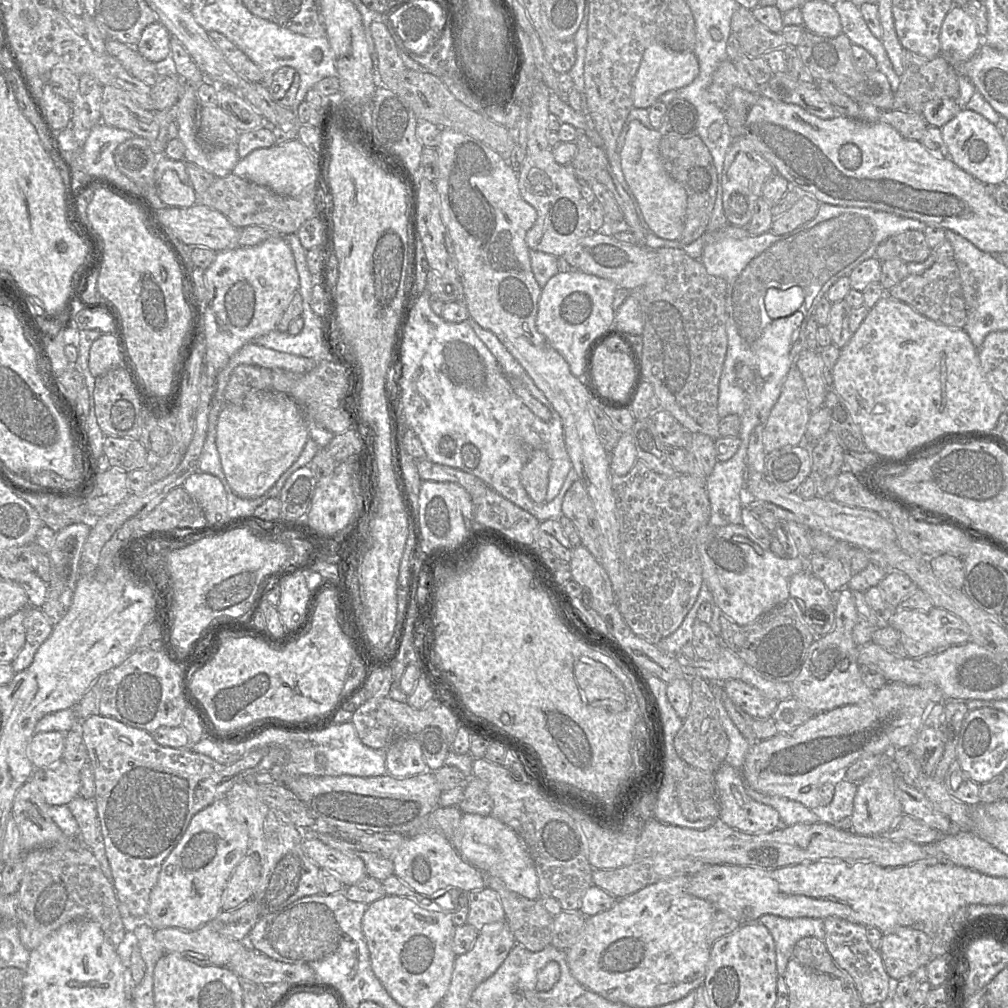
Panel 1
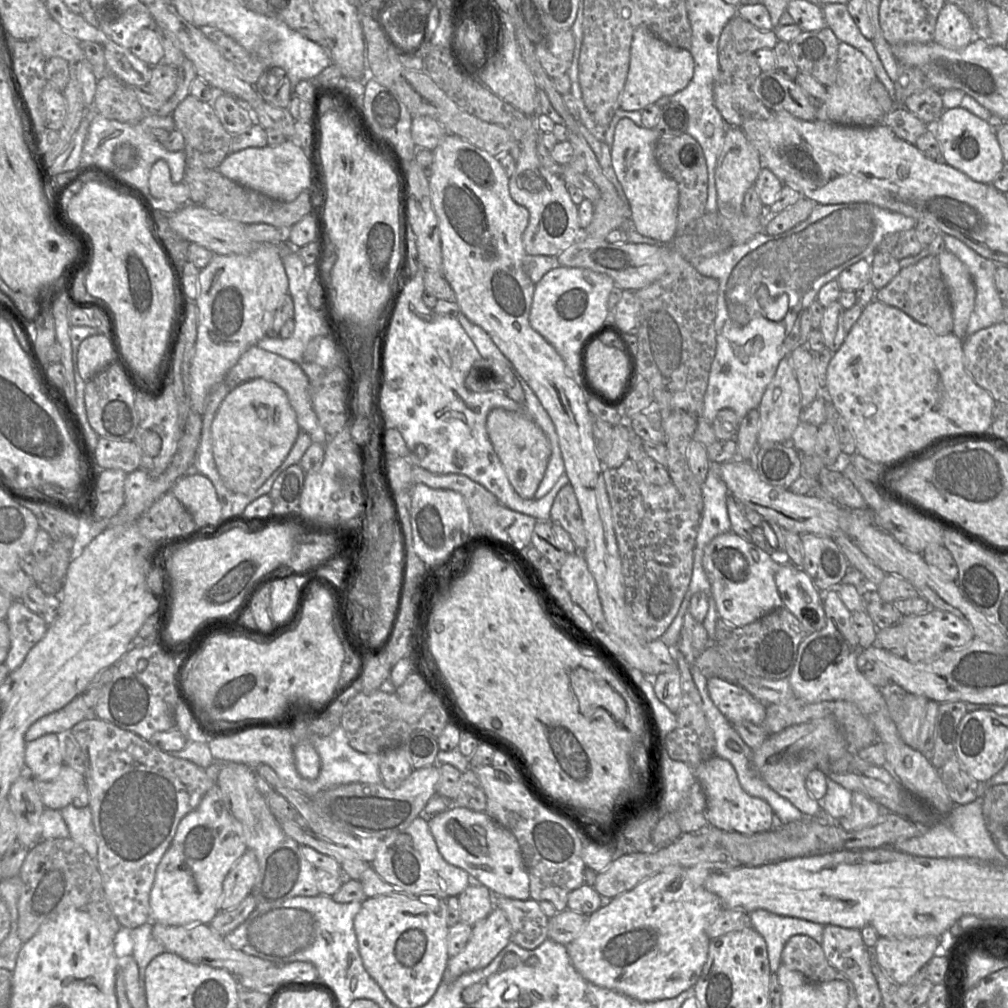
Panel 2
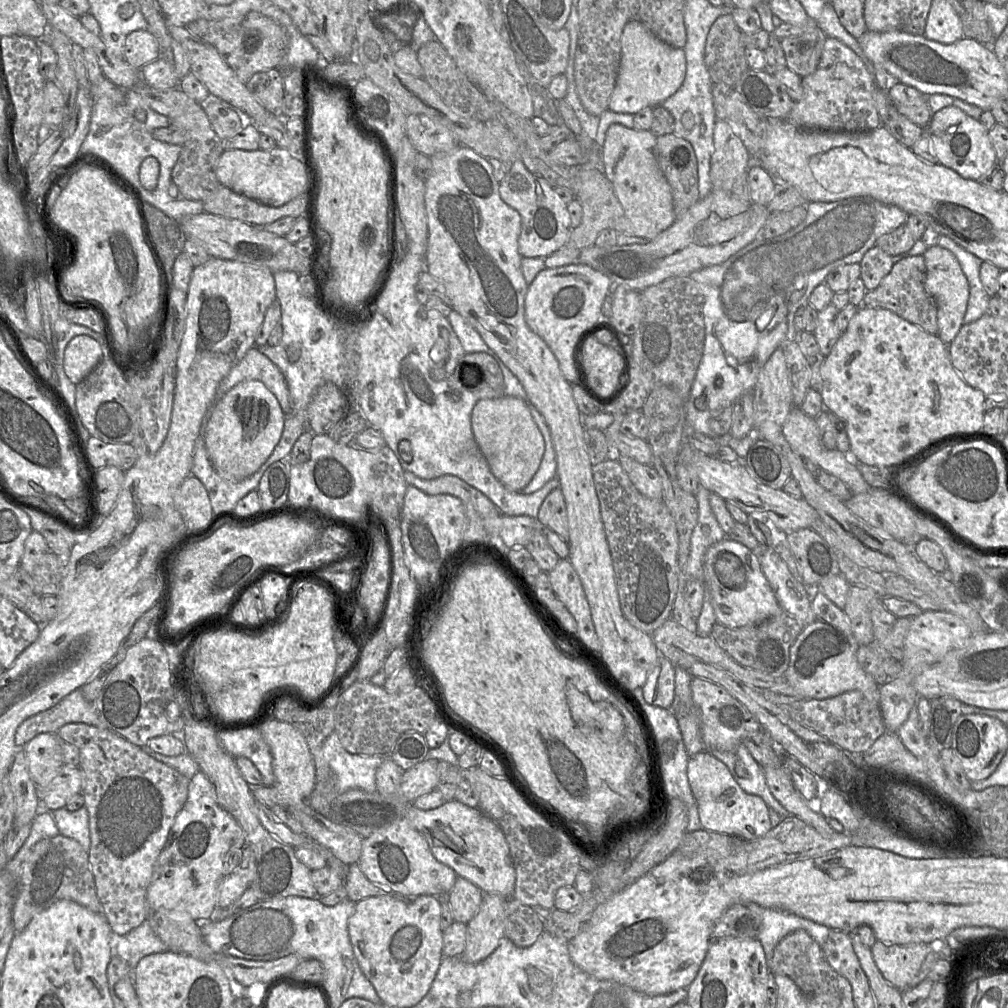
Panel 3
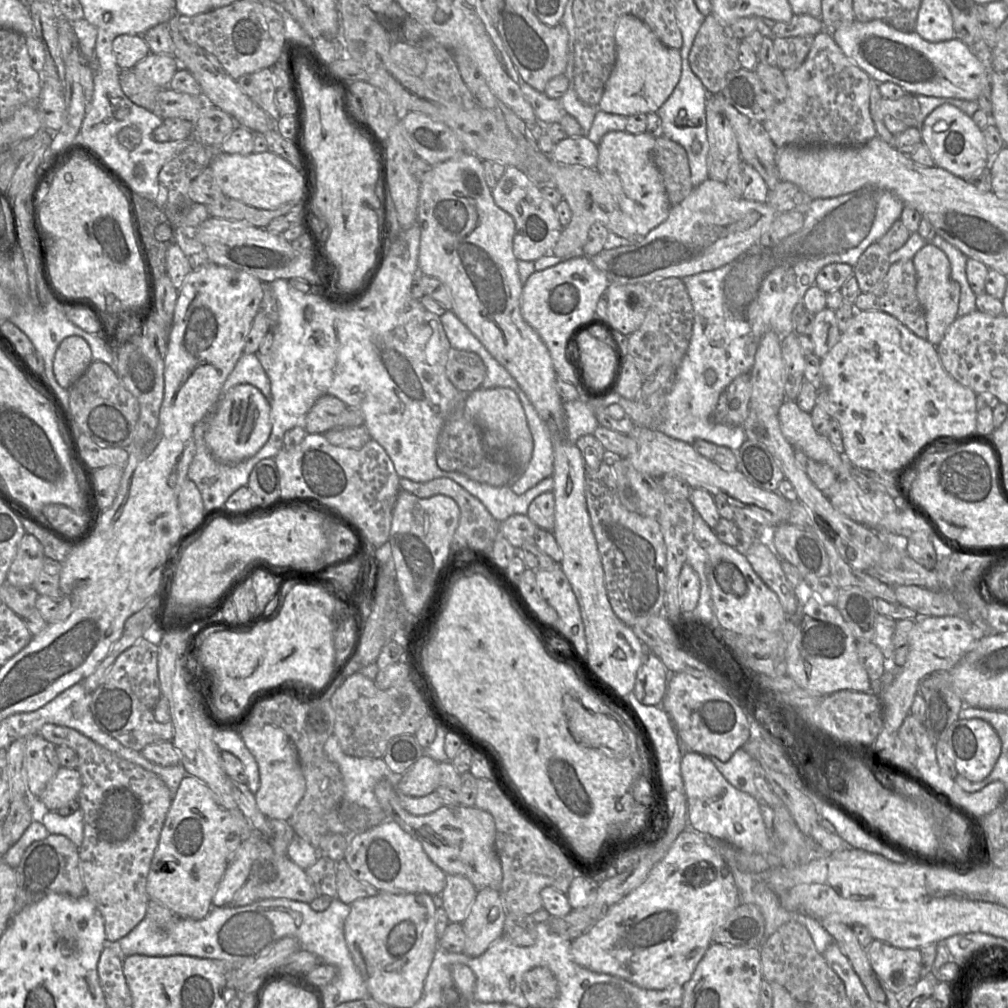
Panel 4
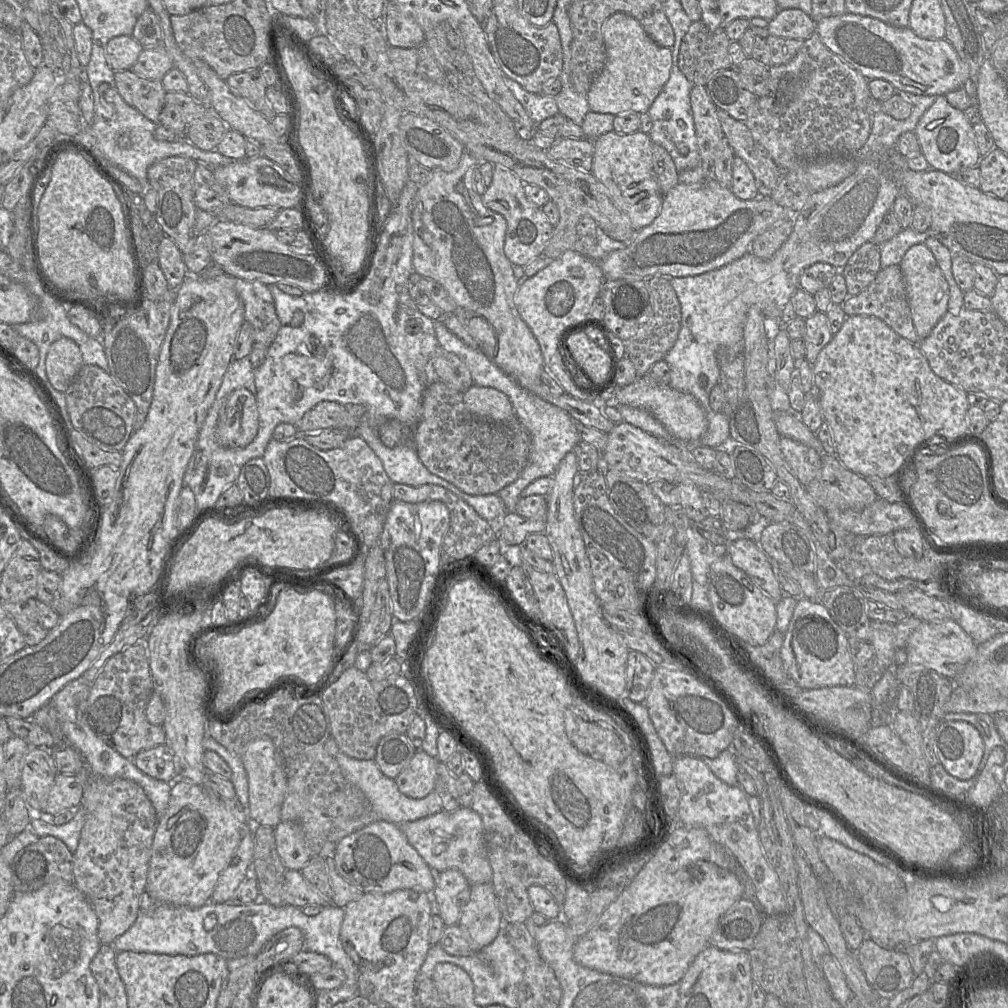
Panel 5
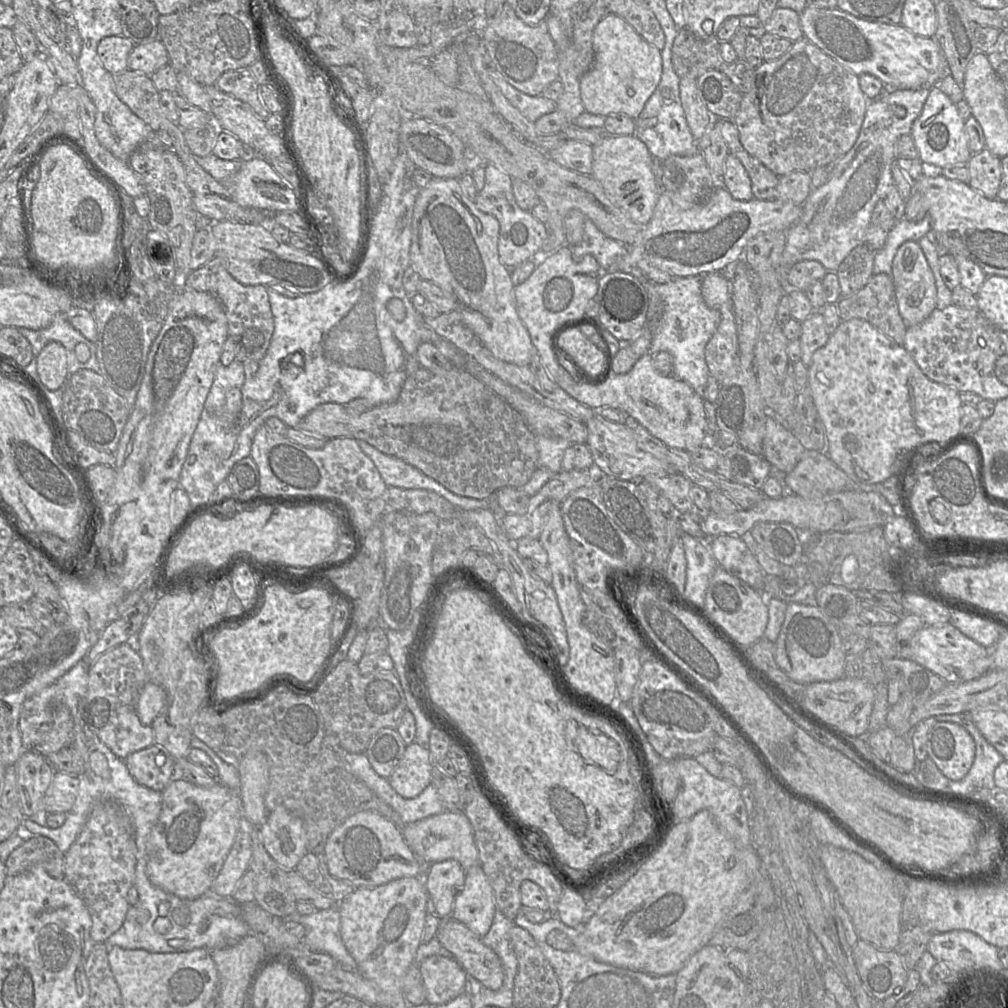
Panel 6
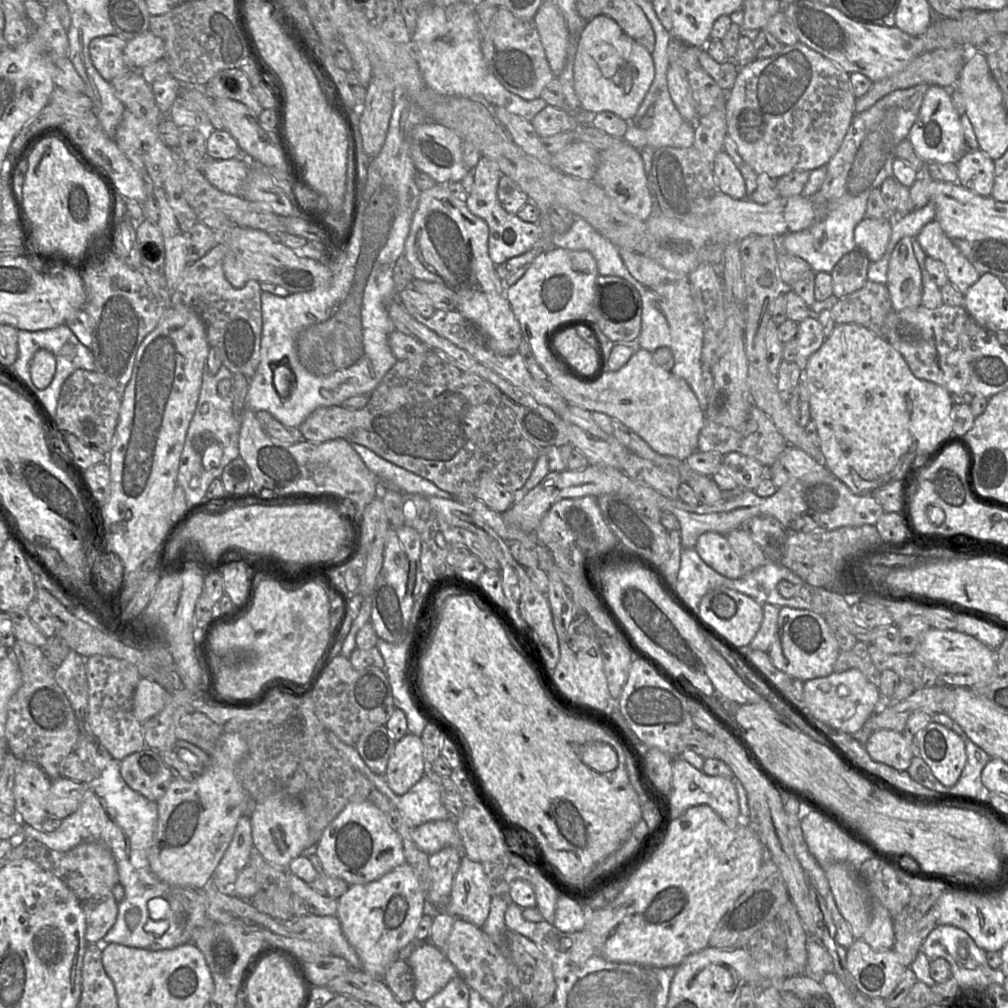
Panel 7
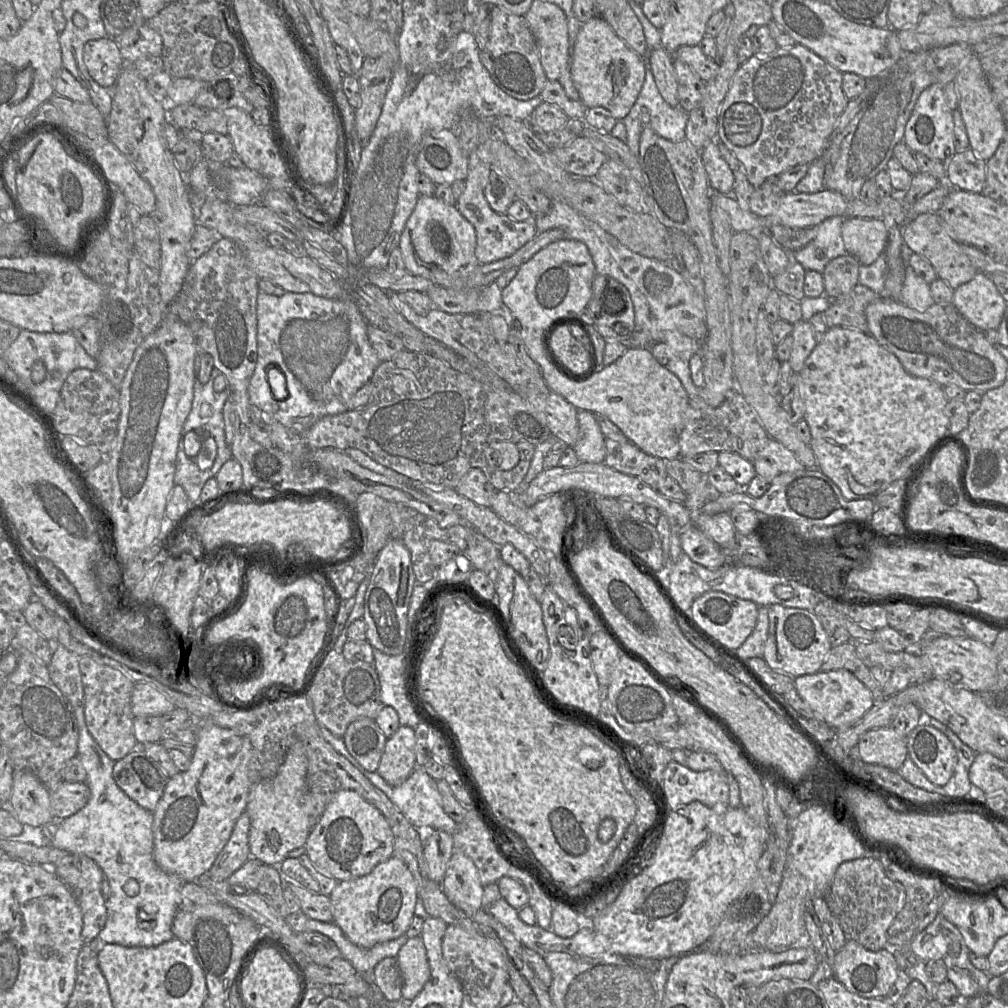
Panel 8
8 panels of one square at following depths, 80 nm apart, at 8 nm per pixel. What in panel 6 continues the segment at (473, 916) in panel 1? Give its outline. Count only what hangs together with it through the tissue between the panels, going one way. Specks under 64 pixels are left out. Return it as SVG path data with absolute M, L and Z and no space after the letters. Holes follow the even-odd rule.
M449 859L430 864L422 878L439 919L451 918L455 896L464 885L465 870L458 861Z

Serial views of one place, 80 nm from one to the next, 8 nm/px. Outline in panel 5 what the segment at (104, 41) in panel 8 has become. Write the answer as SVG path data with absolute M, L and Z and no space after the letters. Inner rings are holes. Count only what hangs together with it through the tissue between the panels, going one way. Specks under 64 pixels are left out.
M116 36L108 41L104 55L115 72L130 70L144 48L132 36Z

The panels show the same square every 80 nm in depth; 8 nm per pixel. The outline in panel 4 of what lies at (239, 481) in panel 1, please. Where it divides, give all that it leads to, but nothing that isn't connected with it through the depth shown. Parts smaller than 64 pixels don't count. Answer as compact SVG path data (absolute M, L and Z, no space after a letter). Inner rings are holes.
M250 384L237 385L227 394L222 394L221 389L221 399L210 411L212 413L212 420L205 433L205 442L213 456L224 464L240 463L254 456L266 444L270 437L270 411L269 399L259 389Z

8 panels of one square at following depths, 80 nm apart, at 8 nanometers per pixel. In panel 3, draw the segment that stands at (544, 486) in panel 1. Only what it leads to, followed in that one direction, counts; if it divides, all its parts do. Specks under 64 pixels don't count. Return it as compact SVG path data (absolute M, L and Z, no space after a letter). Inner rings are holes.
M508 395L481 399L472 410L471 427L496 479L508 490L521 492L537 472L545 449L543 436L530 414L529 404Z

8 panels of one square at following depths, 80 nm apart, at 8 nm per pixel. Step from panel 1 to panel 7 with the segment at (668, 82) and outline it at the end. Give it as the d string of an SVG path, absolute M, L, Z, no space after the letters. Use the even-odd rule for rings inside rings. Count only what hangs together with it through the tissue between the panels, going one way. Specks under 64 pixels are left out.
M591 18L580 33L574 60L574 88L581 109L591 113L612 112L632 120L655 77L652 53L627 36L612 18Z

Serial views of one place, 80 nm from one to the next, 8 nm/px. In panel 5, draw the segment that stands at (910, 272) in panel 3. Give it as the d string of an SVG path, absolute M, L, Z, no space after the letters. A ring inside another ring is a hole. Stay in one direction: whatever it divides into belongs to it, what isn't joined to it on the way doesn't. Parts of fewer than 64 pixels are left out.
M899 265L881 269L874 281L866 289L855 296L849 296L842 303L842 307L847 316L867 315L877 317L907 341L917 345L920 342L913 323L905 281Z

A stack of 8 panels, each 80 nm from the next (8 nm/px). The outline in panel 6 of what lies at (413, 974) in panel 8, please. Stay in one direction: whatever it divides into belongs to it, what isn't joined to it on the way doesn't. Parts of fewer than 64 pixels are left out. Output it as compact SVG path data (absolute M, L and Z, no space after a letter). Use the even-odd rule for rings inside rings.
M431 955L420 963L426 1003L445 1004L467 992L467 973L454 959Z

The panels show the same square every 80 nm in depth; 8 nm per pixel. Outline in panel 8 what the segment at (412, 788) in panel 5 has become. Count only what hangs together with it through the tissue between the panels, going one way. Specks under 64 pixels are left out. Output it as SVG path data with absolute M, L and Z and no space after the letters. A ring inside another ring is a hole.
M400 726L387 738L377 773L390 785L401 785L417 767L414 728Z

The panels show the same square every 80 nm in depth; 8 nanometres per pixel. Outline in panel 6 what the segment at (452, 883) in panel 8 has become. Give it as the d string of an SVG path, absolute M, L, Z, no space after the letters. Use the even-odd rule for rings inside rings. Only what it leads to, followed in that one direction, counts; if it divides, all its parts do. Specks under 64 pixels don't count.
M480 865L465 870L465 881L455 896L451 918L461 922L478 937L485 936L497 908L493 889Z

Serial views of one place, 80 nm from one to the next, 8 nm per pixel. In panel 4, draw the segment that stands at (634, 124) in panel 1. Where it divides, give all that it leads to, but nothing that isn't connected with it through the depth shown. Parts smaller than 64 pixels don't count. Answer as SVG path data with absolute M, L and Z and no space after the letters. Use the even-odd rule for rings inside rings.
M611 131L597 145L595 169L620 209L634 221L639 237L646 236L664 222L671 208L663 178L652 157L655 140L648 132L630 134L626 131Z

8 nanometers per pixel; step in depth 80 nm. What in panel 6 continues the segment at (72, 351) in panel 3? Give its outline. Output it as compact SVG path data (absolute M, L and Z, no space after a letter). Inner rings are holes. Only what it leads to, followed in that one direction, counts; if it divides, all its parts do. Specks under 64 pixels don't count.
M58 342L48 343L37 357L37 374L48 390L59 389L67 380L67 352Z

